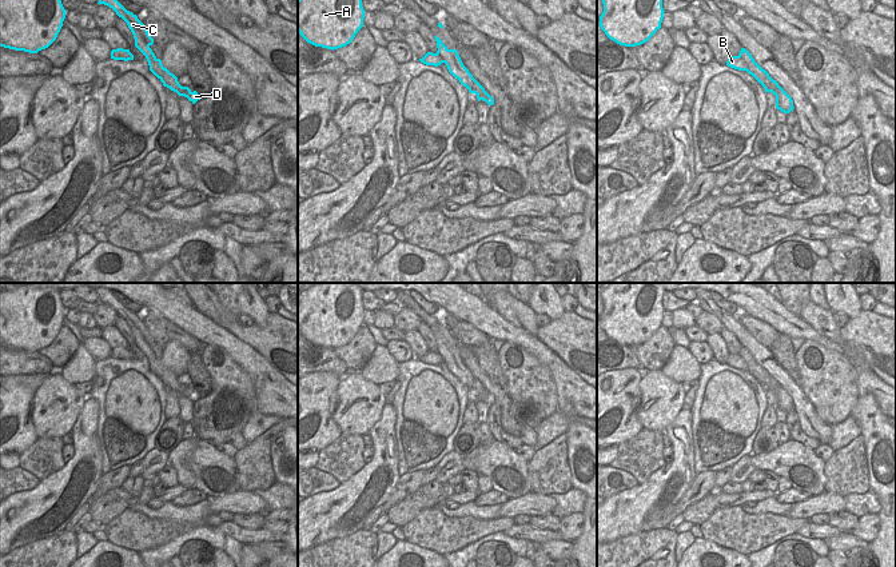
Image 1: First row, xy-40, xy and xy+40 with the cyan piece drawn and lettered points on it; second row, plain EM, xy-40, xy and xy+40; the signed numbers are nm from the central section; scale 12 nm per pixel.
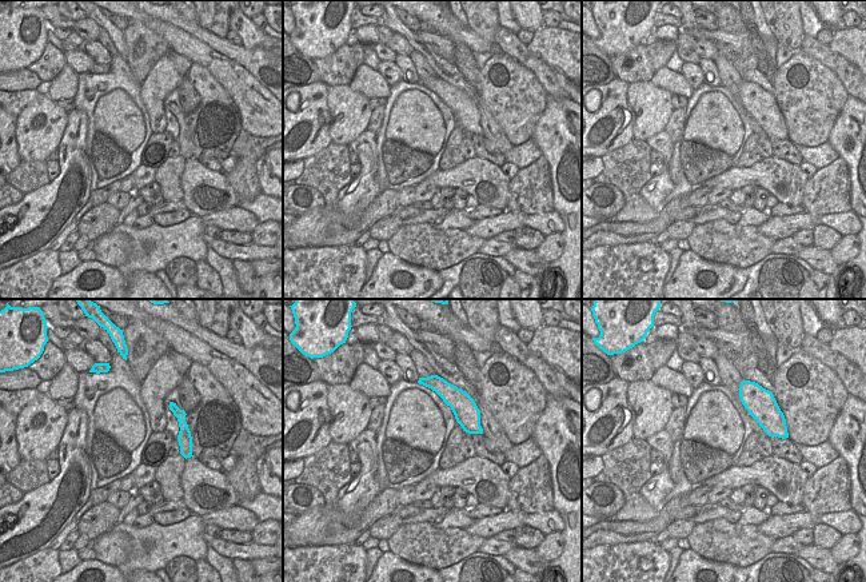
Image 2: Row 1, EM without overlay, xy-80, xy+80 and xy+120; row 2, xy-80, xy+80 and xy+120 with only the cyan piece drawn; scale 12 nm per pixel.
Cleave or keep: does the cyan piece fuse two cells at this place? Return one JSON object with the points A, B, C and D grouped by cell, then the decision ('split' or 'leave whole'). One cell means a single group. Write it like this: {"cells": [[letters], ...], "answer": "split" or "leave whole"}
{"cells": [["A", "B"], ["C", "D"]], "answer": "split"}

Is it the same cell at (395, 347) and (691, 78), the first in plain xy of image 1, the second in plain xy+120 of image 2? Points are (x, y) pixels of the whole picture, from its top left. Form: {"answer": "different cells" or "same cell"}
{"answer": "same cell"}

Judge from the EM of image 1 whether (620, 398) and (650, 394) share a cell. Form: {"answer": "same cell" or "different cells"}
{"answer": "different cells"}

